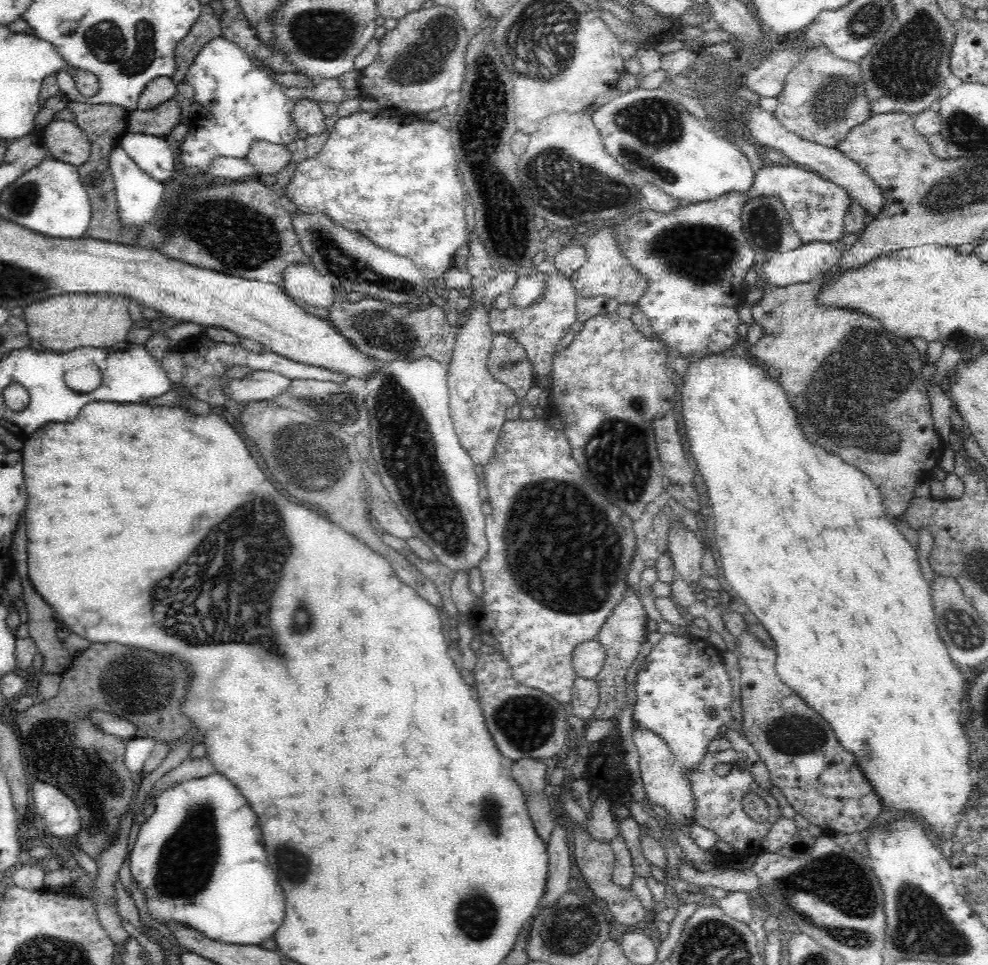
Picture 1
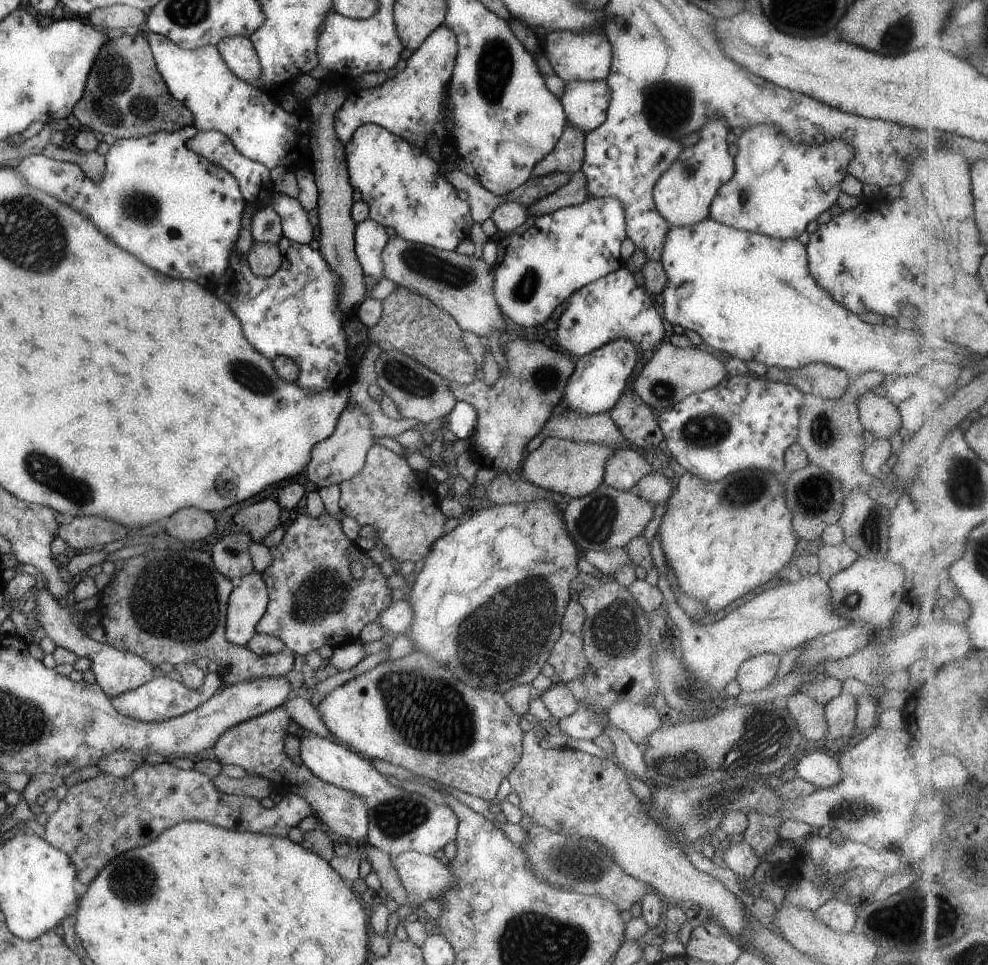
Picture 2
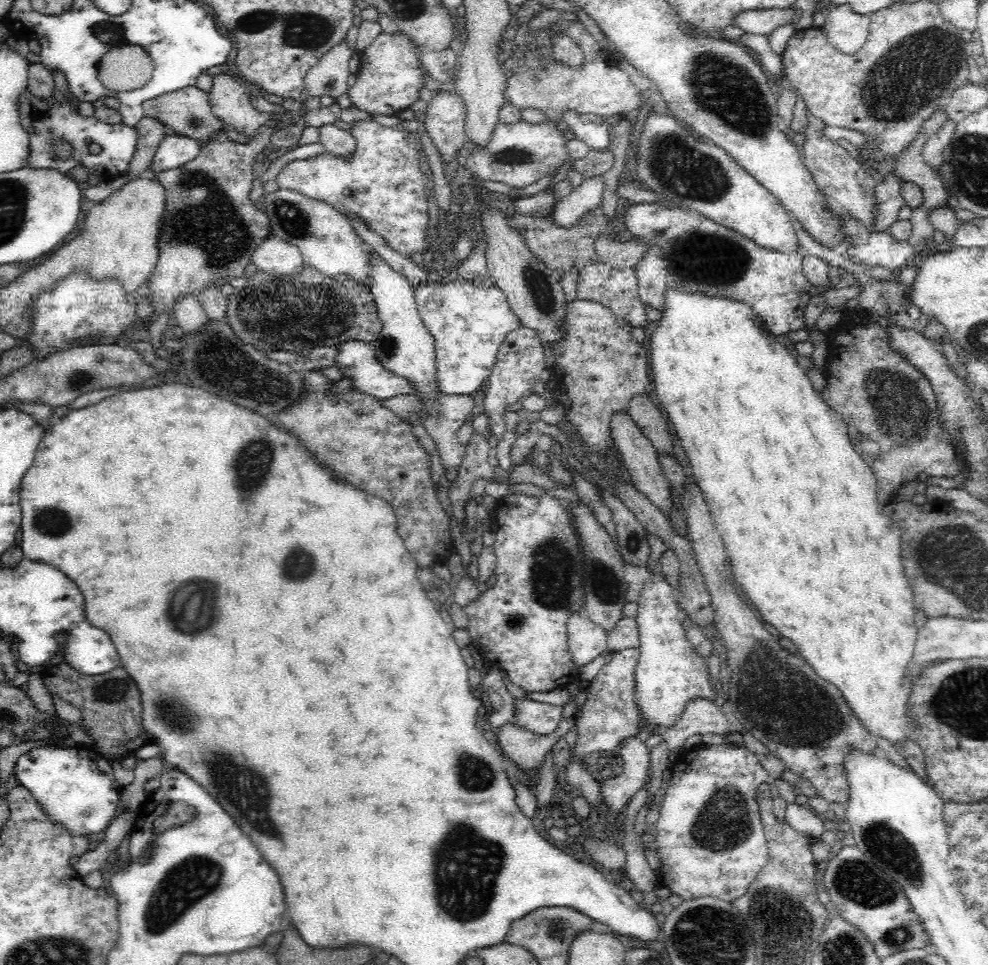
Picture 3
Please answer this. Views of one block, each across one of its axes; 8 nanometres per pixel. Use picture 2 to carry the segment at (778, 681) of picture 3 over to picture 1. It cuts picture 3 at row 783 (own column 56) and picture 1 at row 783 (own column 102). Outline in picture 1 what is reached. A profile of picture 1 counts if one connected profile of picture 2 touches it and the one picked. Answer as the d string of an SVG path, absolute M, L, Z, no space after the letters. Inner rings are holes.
M723 608L723 619L728 632L737 641L735 651L739 654L741 668L740 700L743 721L738 730L748 739L760 761L768 768L772 785L782 792L798 815L804 817L810 825L820 827L822 833L832 837L835 834L861 833L876 819L881 812L881 805L865 775L856 766L855 757L838 743L832 727L778 679L774 666L774 649L762 645L756 636L746 631L747 624L742 615Z

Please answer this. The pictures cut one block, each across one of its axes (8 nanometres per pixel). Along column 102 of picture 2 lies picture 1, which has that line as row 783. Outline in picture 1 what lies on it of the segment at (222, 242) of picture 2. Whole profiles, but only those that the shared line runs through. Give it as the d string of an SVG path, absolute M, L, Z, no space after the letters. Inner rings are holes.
M214 773L174 784L158 792L153 802L156 811L141 825L130 854L130 870L148 899L148 914L156 922L181 922L228 944L258 945L272 938L284 918L284 894L268 866L260 822L236 786Z

